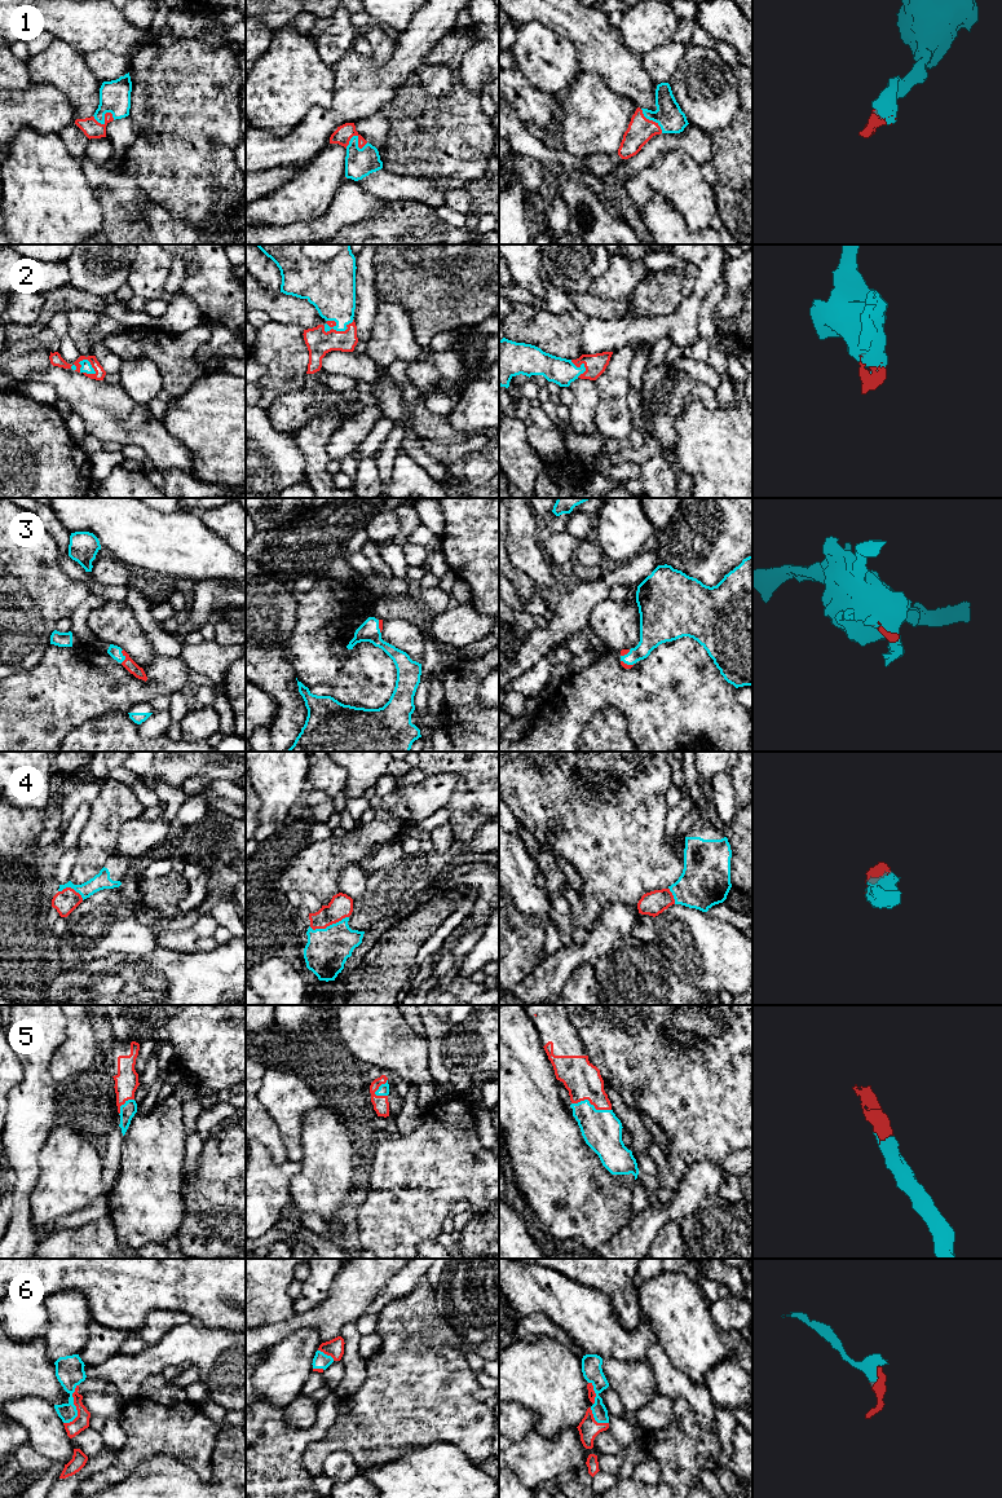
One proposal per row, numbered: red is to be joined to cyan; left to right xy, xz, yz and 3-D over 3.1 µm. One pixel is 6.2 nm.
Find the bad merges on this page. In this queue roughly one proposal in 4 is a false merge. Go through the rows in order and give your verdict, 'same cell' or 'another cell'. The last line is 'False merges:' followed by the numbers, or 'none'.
1: same cell
2: same cell
3: same cell
4: same cell
5: same cell
6: same cell
False merges: none

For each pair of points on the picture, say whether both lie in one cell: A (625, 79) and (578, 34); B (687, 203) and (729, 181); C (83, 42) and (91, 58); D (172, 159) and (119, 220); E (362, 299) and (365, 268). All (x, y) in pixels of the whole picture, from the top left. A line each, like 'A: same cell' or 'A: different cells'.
A: same cell
B: different cells
C: different cells
D: different cells
E: same cell

